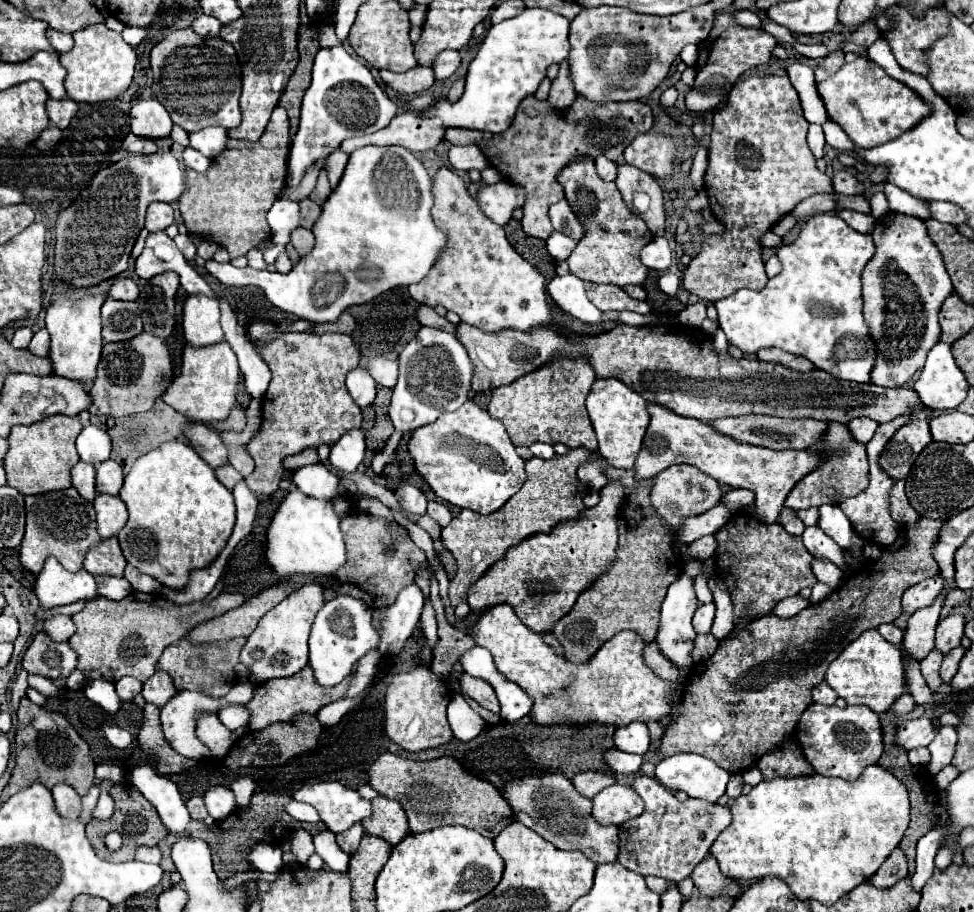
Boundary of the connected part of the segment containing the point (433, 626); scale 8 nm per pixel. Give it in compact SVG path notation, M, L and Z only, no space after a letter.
M431 598L425 600L425 608L421 614L421 628L423 628L423 634L425 634L429 648L433 650L437 644L437 620L435 620L435 610L431 604Z

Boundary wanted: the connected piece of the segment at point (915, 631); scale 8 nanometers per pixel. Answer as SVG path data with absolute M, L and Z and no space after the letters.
M945 586L941 596L937 596L937 600L929 608L921 608L909 618L909 624L905 628L903 646L913 658L921 660L929 654L929 650L933 650L935 628L937 628L937 622L941 616L941 608L945 604L945 598L953 590L955 590L955 586Z

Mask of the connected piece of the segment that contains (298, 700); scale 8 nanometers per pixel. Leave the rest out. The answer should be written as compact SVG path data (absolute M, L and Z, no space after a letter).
M305 666L301 672L297 672L289 678L263 682L263 684L255 686L253 700L249 700L249 704L245 704L251 712L249 728L251 730L261 730L261 728L267 728L269 724L275 724L275 722L293 722L297 716L303 716L303 714L313 714L315 716L323 706L343 698L351 680L353 680L353 672L341 684L337 684L333 688L321 688L321 684L317 684L317 678L313 676L313 670L309 666Z

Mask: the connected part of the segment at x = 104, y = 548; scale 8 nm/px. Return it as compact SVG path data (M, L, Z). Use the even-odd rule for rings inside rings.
M107 538L107 540L101 540L99 544L95 544L87 556L85 556L85 562L83 562L83 568L93 574L93 576L99 576L99 574L107 574L107 576L123 576L123 570L127 566L127 560L119 548L119 542L117 538Z

